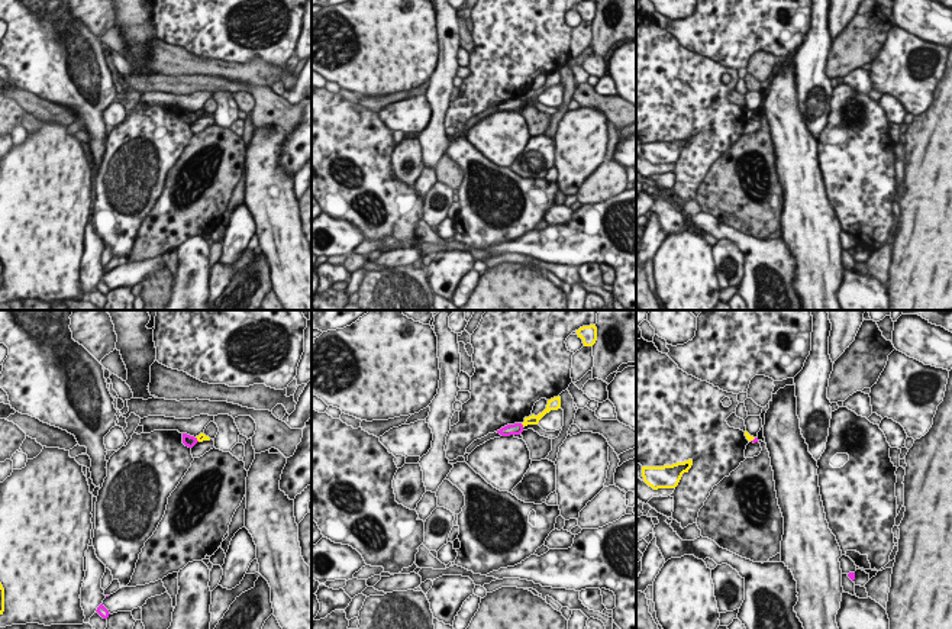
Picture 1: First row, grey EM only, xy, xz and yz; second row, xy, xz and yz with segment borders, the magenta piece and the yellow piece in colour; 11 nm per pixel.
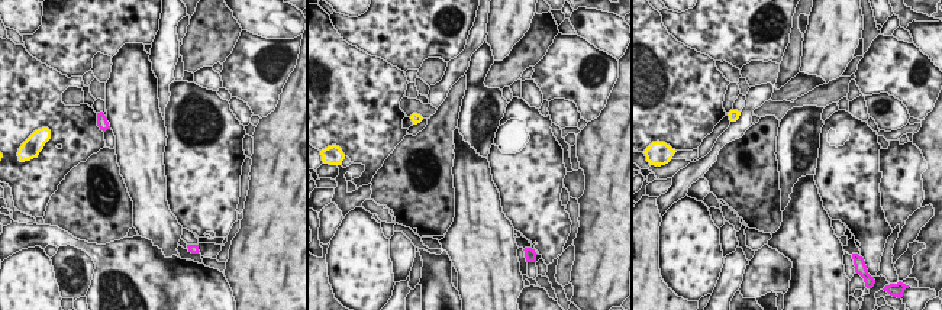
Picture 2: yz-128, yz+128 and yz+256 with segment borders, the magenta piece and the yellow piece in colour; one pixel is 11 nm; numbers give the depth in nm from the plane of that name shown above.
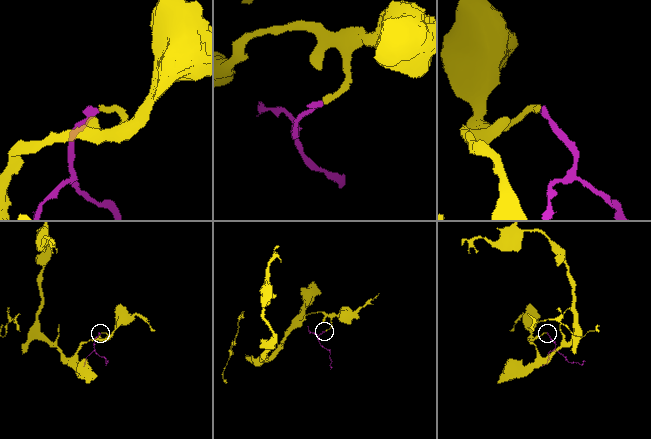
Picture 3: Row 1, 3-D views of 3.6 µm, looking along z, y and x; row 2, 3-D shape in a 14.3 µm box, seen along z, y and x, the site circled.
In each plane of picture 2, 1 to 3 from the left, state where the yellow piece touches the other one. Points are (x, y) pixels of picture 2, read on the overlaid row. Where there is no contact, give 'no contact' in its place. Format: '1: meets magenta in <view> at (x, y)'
1: no contact
2: no contact
3: no contact

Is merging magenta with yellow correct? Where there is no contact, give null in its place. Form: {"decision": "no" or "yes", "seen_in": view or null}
{"decision": "no", "seen_in": "xz"}

